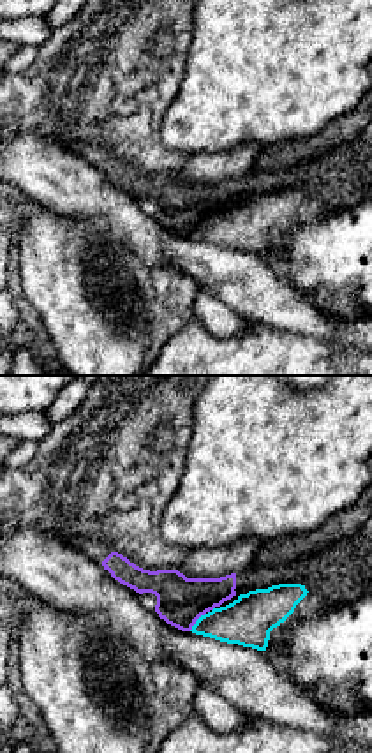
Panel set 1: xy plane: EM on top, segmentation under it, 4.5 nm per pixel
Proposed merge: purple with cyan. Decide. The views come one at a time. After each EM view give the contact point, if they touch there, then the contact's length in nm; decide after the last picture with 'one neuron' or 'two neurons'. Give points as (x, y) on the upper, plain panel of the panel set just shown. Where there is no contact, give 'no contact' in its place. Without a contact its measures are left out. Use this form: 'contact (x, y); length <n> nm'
contact (196, 224); length 120 nm

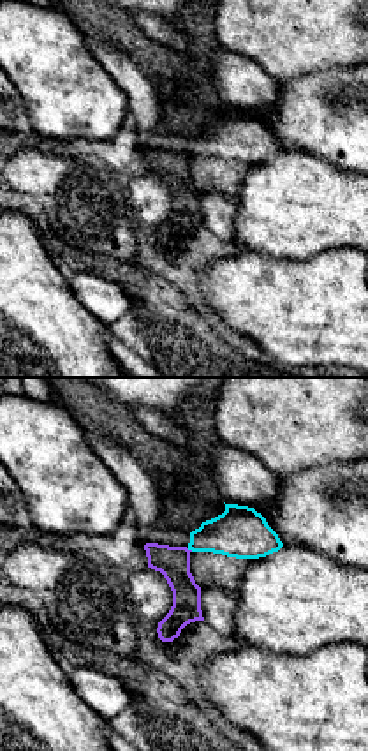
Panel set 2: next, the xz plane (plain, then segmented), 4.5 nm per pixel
contact (191, 156); length 30 nm

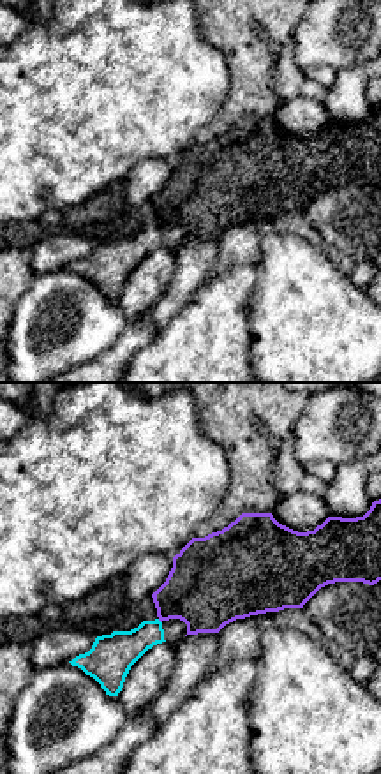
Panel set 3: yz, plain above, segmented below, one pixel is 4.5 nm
no contact

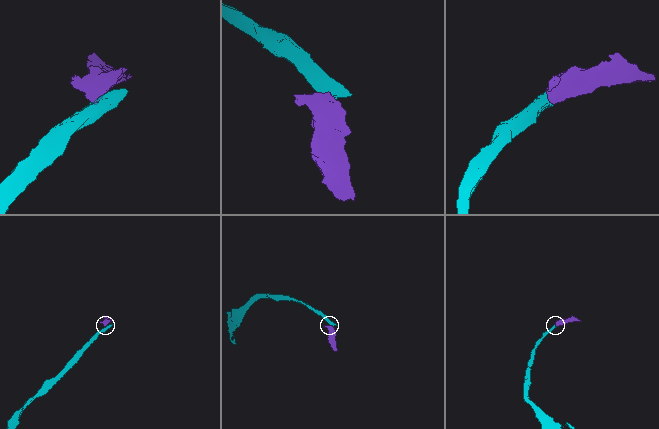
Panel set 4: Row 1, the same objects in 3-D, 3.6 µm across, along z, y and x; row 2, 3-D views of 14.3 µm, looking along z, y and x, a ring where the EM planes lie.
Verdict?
two neurons

